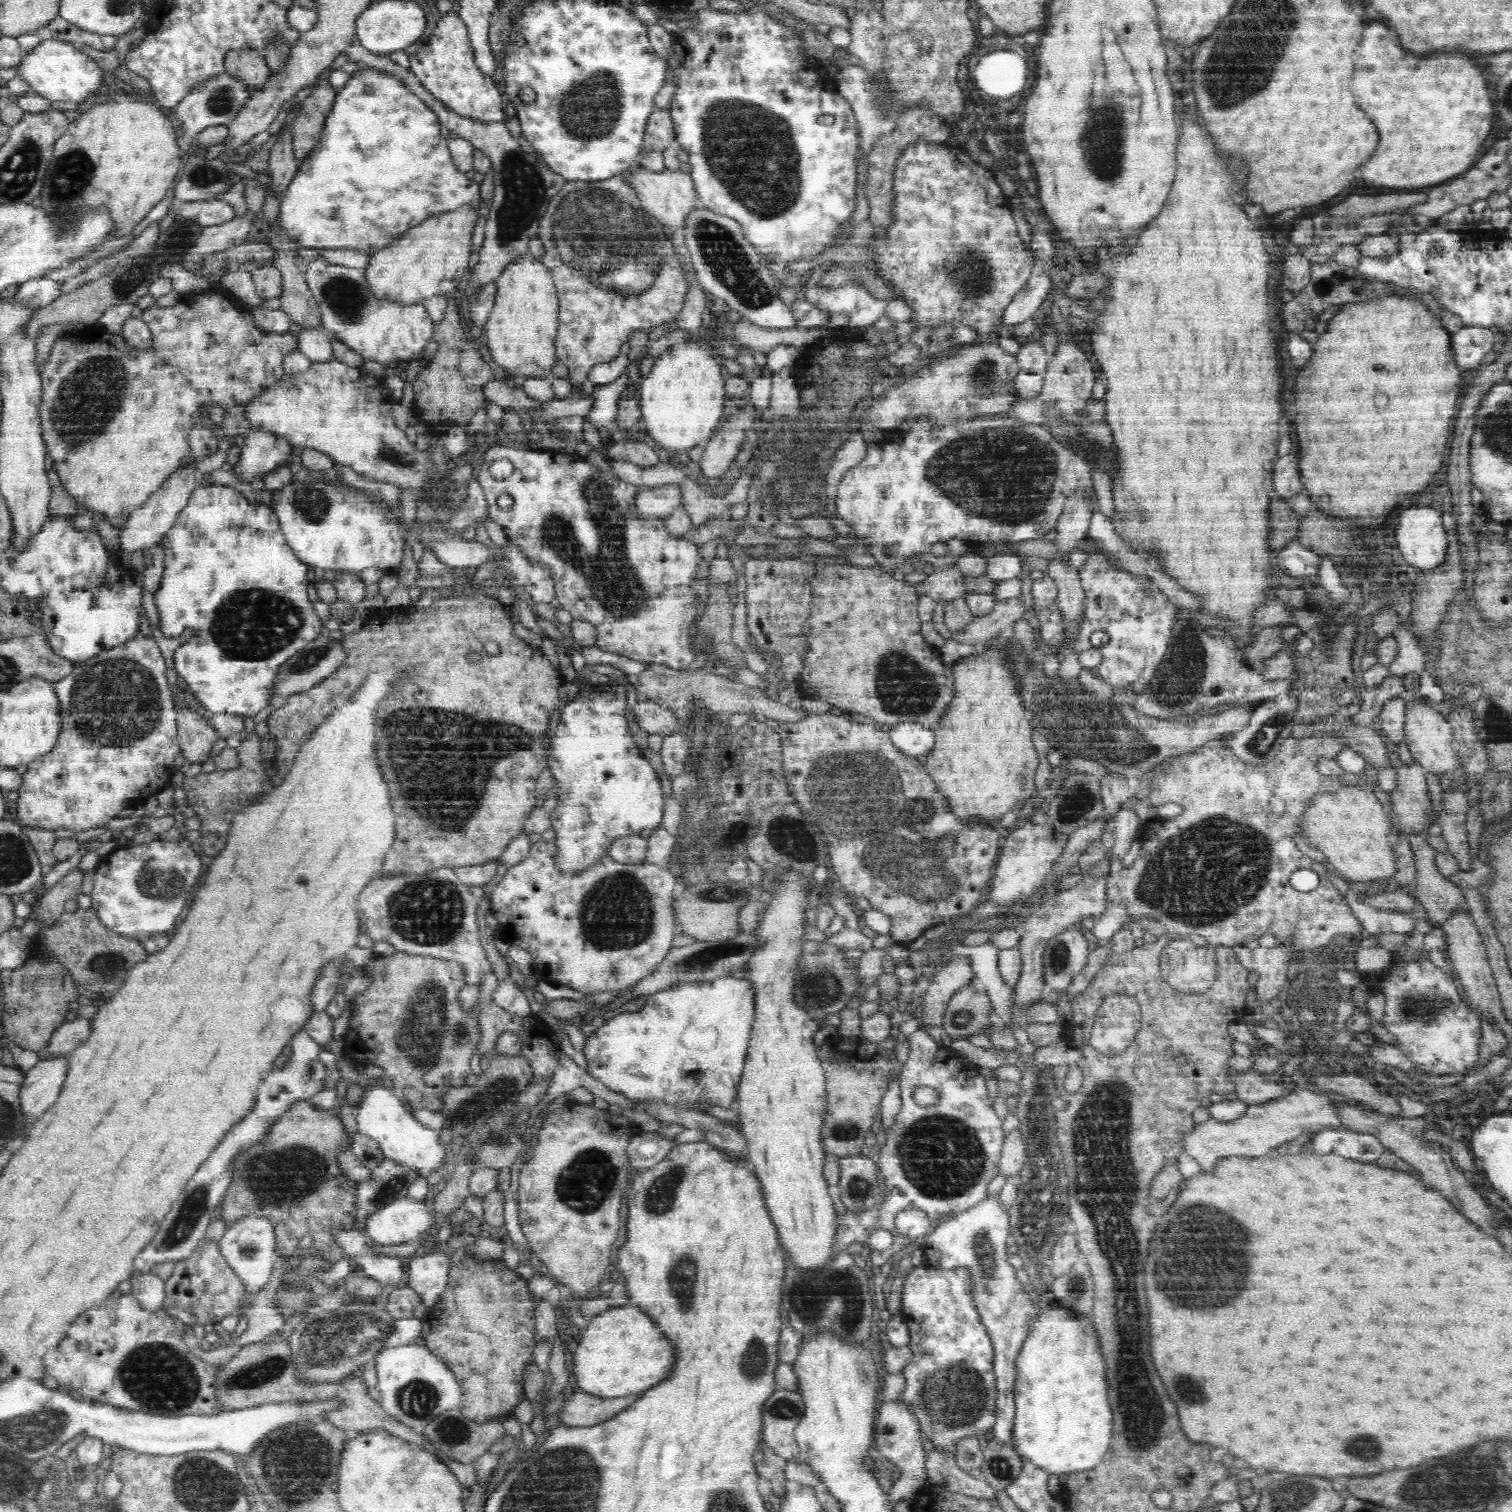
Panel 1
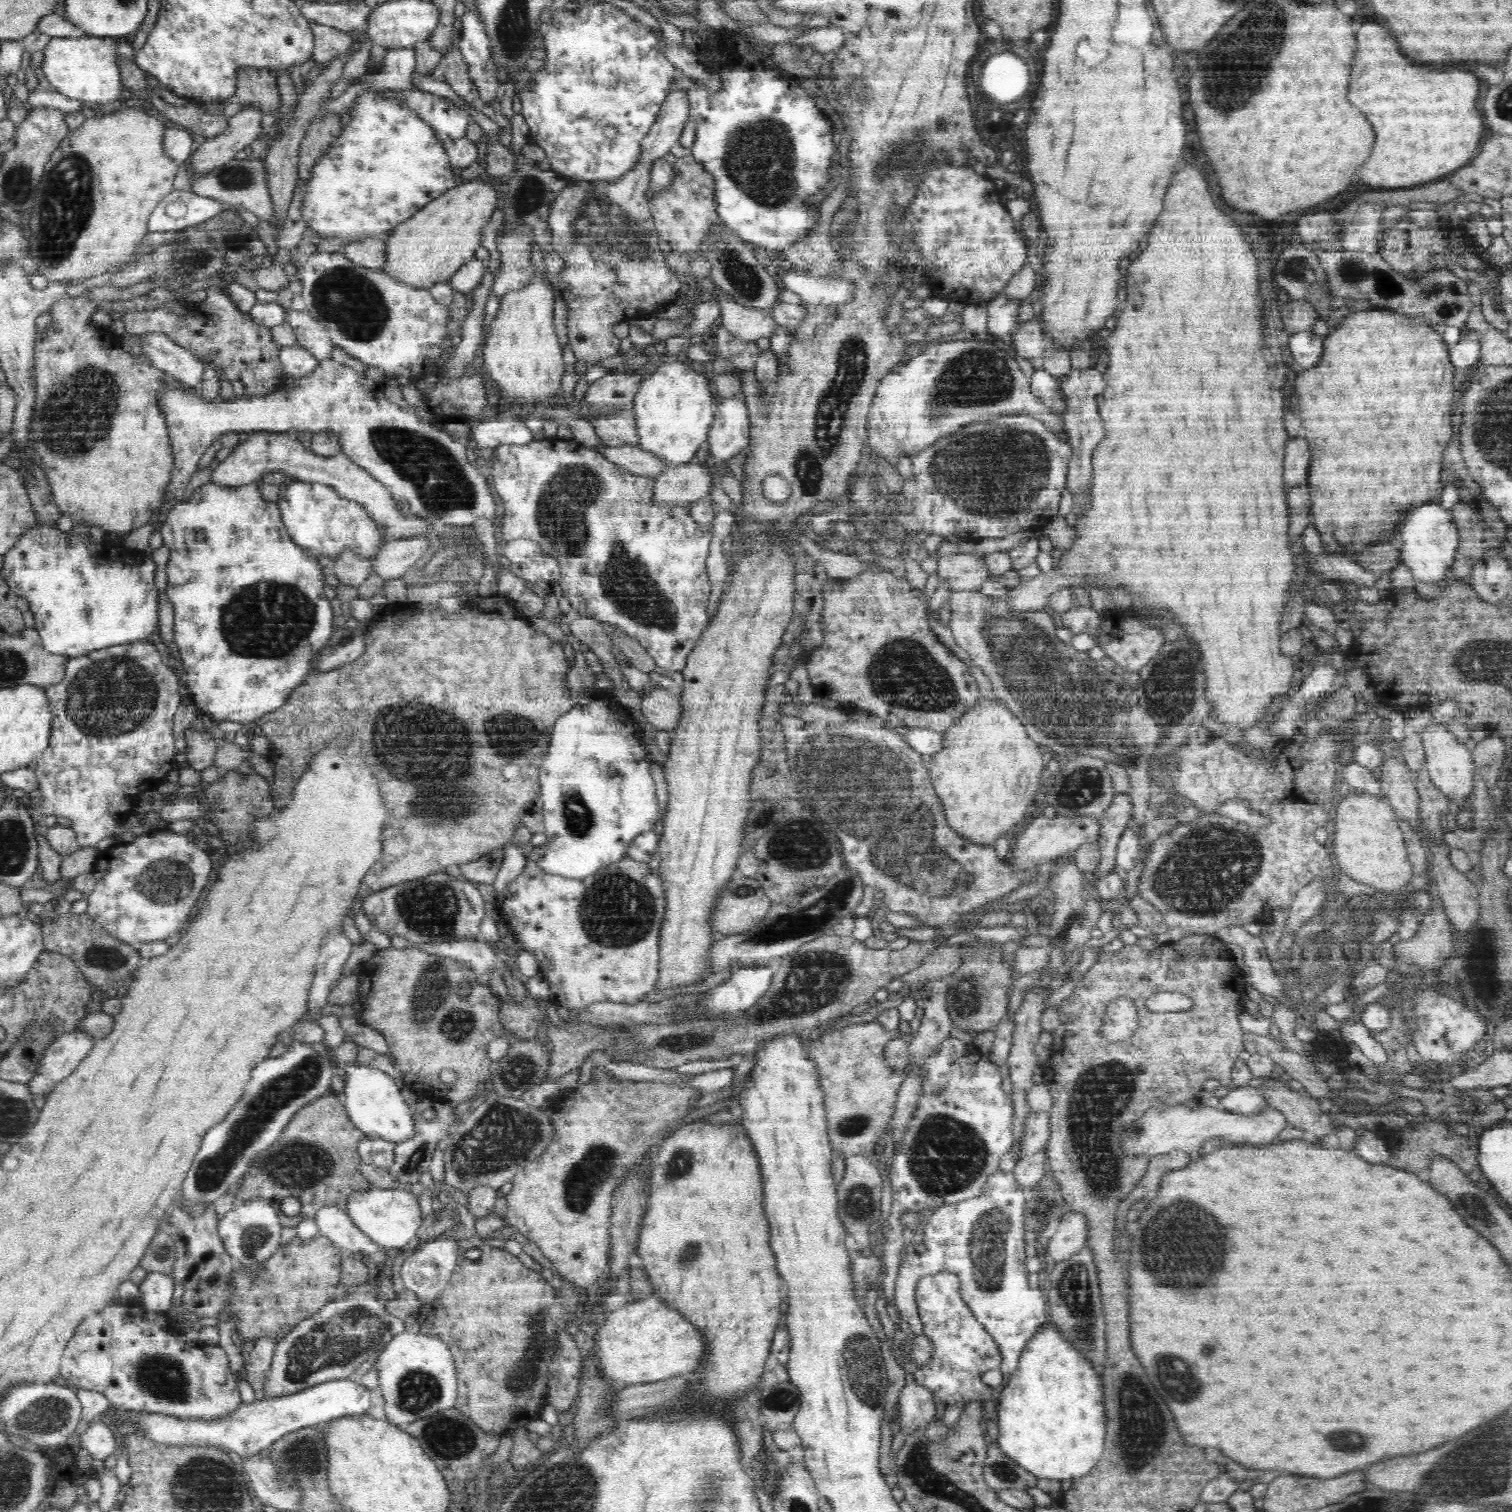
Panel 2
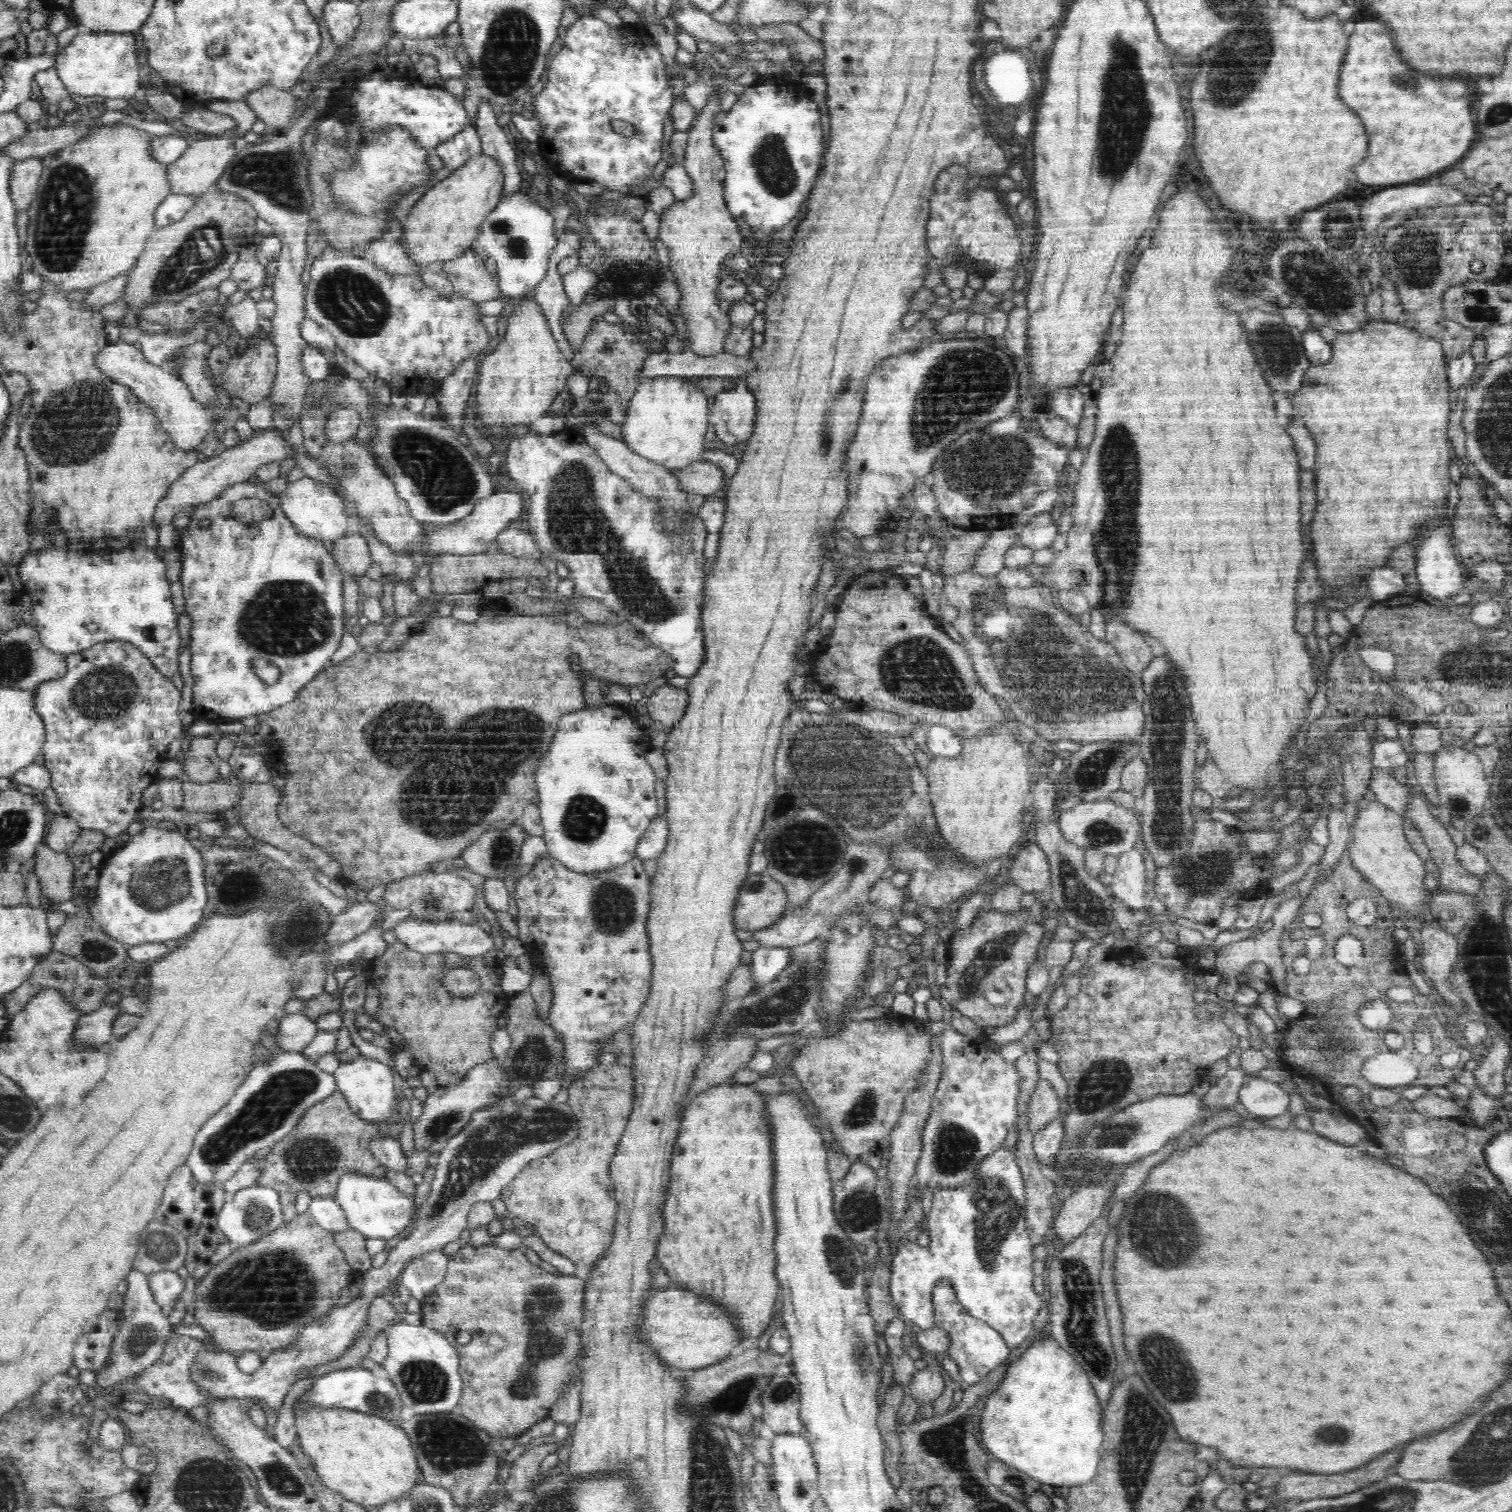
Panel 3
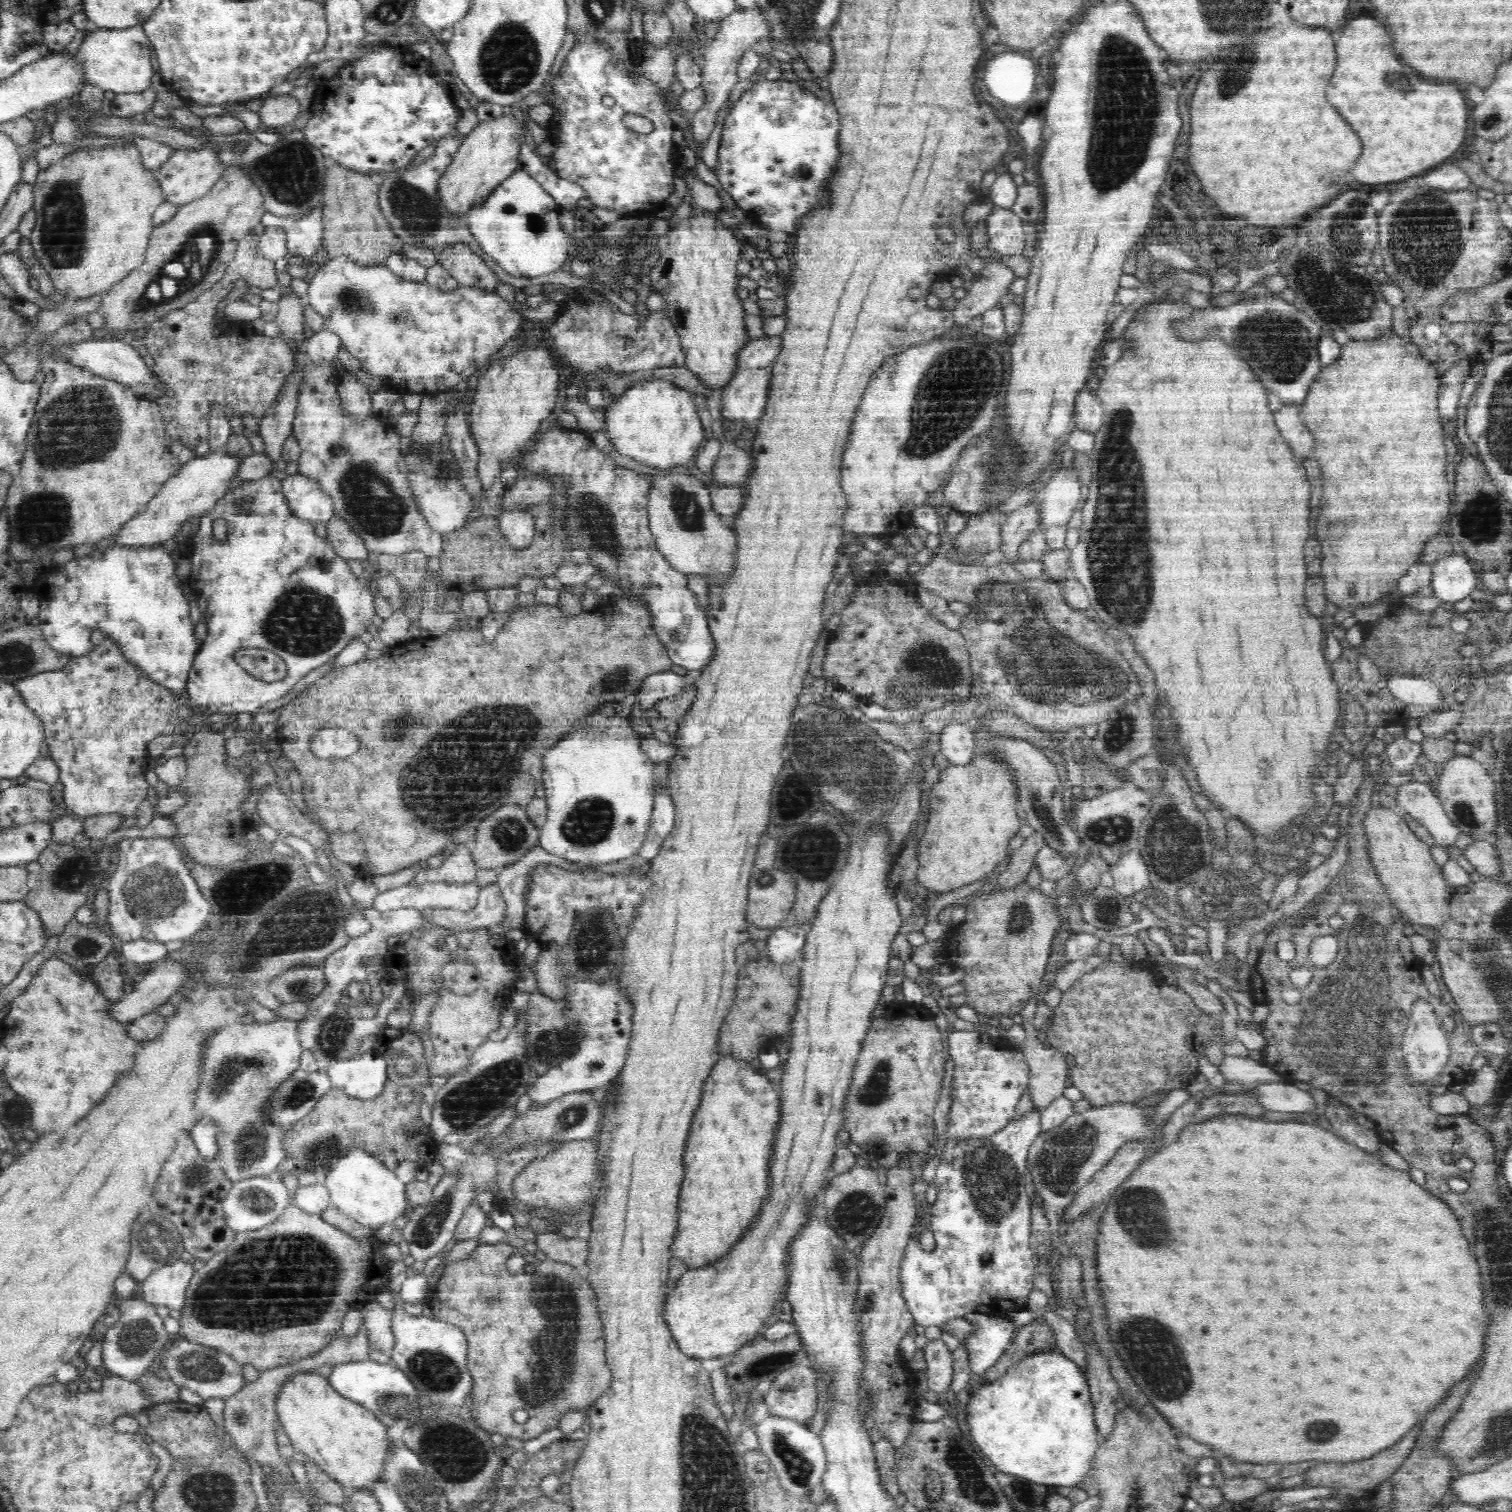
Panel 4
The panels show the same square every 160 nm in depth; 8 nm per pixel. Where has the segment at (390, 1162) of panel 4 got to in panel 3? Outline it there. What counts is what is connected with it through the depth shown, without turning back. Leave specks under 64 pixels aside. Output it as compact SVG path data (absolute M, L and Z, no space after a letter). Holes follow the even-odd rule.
M337 1090L328 1098L307 1108L306 1114L296 1124L295 1131L265 1153L266 1167L255 1184L276 1190L281 1204L288 1206L295 1204L299 1190L306 1190L311 1198L321 1195L334 1197L338 1180L346 1171L382 1177L388 1168L379 1163L371 1149L375 1141L389 1136L389 1124L386 1121L381 1123L356 1115L344 1094Z

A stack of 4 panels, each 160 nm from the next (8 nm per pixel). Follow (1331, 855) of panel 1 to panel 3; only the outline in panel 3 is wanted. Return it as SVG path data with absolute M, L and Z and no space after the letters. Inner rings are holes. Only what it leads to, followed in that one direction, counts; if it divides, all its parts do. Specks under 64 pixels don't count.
M1367 802L1361 806L1352 821L1349 830L1350 851L1347 853L1356 870L1359 870L1364 878L1381 892L1383 901L1400 902L1408 908L1408 912L1422 914L1426 910L1426 906L1430 907L1430 904L1426 902L1428 894L1424 894L1424 890L1420 890L1422 882L1426 878L1426 872L1424 872L1422 859L1412 850L1403 833L1403 817L1378 802Z

